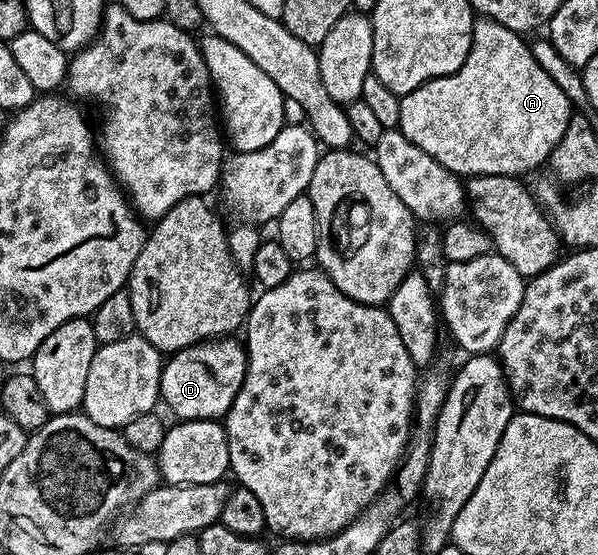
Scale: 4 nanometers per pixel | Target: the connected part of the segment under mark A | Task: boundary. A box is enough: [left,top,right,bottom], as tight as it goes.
[397,17,573,176]

